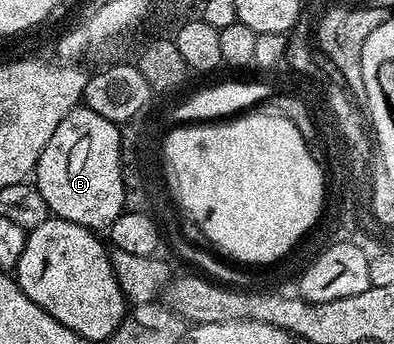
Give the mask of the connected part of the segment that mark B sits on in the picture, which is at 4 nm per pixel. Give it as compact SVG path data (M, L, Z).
M84 105L74 106L73 111L67 112L60 116L59 129L55 129L55 133L51 137L51 141L47 141L47 145L41 148L41 156L35 168L35 186L38 193L42 197L44 206L58 219L68 219L75 225L83 225L90 229L108 229L113 222L120 217L121 212L125 208L125 183L123 172L123 158L121 149L122 128L116 127L114 120L110 116L102 113L100 110L86 107Z

